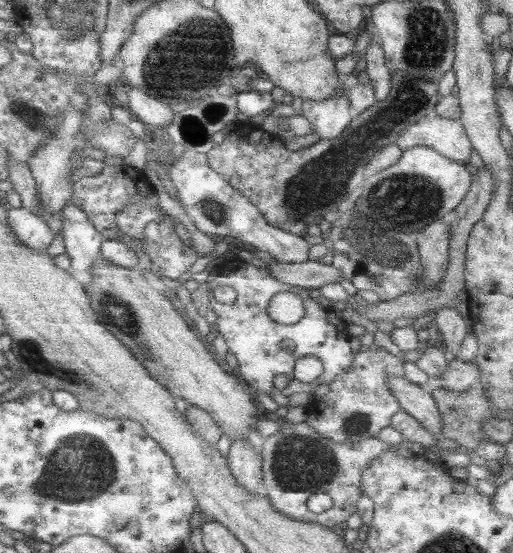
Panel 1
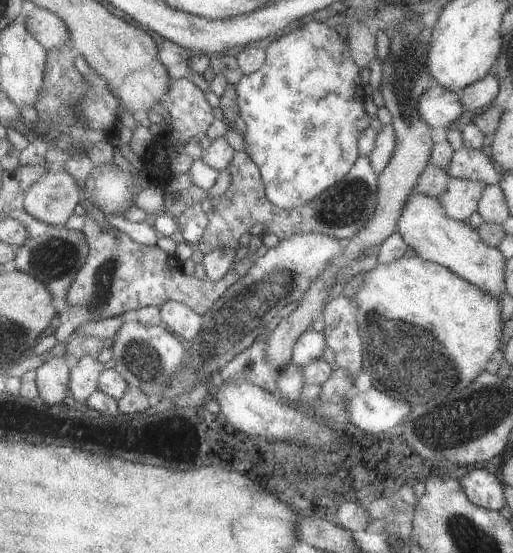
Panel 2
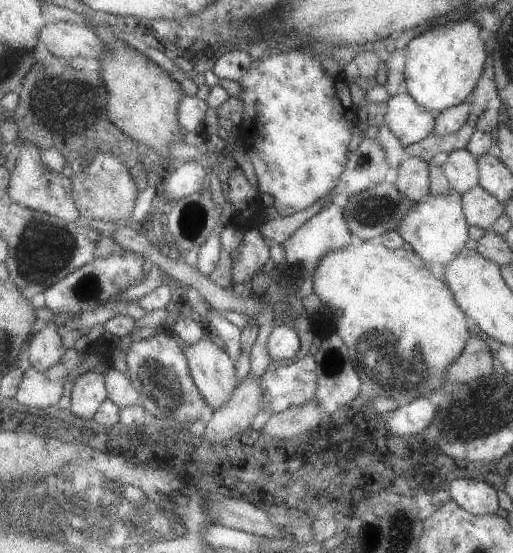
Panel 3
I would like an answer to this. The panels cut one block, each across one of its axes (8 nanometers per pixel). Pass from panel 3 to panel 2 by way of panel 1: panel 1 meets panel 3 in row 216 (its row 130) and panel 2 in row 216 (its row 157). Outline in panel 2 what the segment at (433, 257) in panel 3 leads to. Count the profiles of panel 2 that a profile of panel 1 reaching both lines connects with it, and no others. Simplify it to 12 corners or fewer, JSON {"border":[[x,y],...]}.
{"border":[[451,178],[437,200],[447,218],[467,224],[485,182]]}

